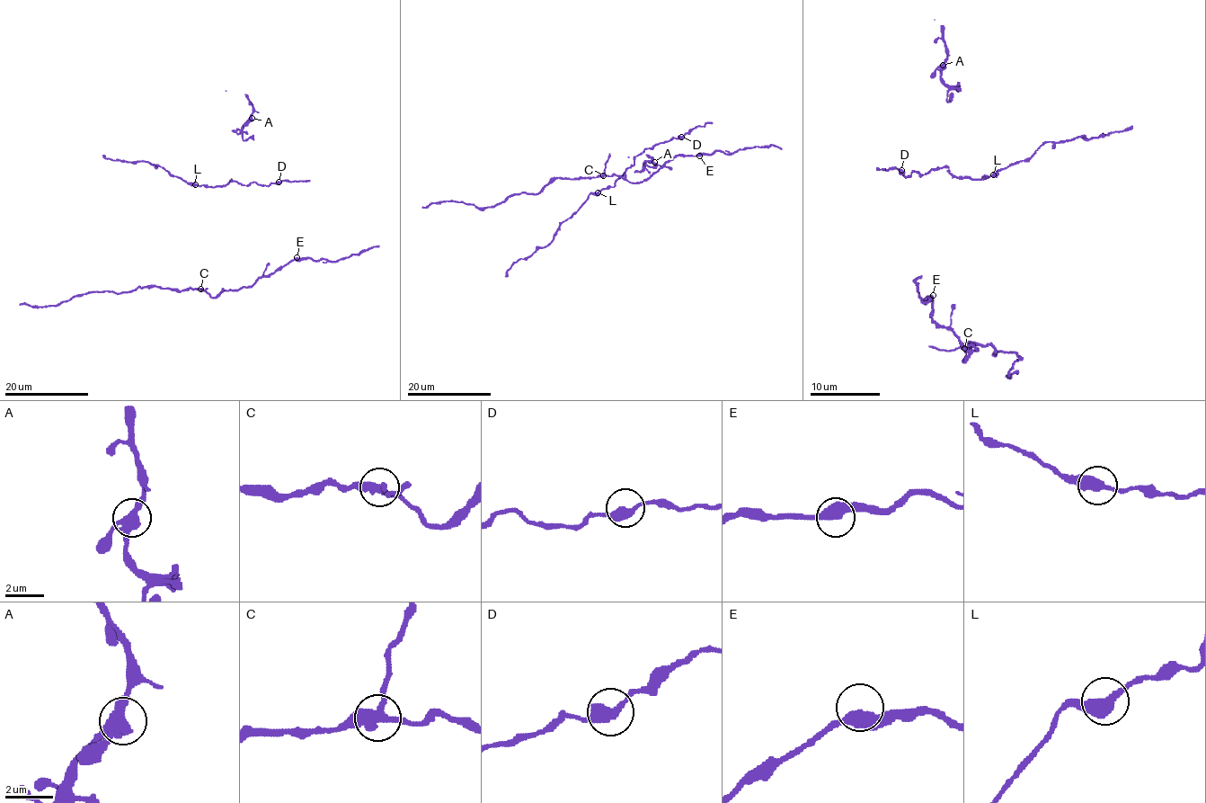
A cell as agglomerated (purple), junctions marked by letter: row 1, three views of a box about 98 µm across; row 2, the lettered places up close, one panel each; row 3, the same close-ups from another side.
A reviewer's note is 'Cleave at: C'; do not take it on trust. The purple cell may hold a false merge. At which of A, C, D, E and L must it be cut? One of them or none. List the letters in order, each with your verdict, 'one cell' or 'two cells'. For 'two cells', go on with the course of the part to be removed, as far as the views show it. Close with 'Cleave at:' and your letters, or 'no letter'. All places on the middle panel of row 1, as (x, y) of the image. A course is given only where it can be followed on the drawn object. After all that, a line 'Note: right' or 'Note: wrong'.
A: one cell
C: two cells; course (604, 174), (610, 154)
D: one cell
E: one cell
L: one cell
Cleave at: C
Note: right

